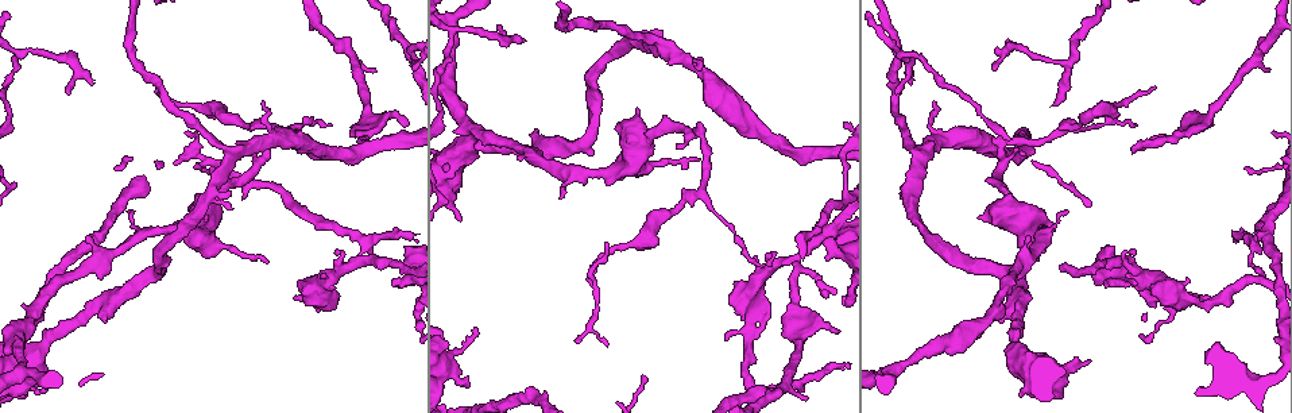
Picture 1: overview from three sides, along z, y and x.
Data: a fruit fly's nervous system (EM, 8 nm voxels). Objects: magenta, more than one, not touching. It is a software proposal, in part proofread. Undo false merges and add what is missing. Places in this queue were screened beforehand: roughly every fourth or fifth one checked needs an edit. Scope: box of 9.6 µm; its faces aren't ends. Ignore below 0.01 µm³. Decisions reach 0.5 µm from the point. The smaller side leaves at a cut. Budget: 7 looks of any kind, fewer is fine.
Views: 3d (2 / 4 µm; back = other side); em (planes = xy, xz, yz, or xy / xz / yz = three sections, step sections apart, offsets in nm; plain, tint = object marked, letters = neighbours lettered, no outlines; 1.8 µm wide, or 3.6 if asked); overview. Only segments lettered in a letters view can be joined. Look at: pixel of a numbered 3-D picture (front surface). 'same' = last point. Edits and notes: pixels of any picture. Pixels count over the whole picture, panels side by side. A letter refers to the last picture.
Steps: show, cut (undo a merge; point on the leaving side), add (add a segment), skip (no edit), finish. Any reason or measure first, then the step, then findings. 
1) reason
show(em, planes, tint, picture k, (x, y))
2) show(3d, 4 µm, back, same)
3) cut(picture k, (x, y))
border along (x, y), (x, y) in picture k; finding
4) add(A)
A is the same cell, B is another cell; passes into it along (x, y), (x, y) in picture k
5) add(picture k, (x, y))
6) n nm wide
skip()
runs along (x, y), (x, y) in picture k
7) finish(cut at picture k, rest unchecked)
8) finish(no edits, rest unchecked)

branch stops here
show(3d, 4 µm, picture 1, (408, 125))

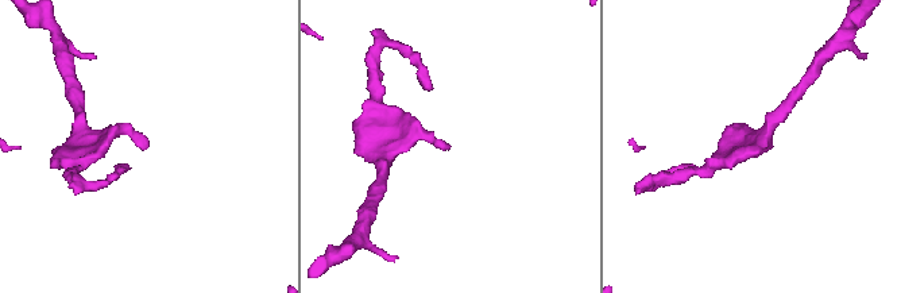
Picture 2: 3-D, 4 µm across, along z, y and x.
now the EM
show(em, yz, step 4, letters, picture 2, (450, 146))

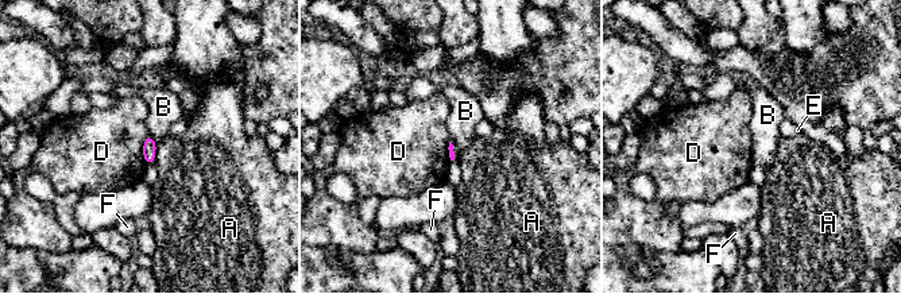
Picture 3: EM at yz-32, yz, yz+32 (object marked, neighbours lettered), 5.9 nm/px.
D touches over 190 nm
skip()
A, B, D, E and F are other cells; border along (147, 132), (143, 140), (144, 163) in picture 3; no lettered segment goes on from it

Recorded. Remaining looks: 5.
show(3d, 4 µm, picture 1, (700, 196))

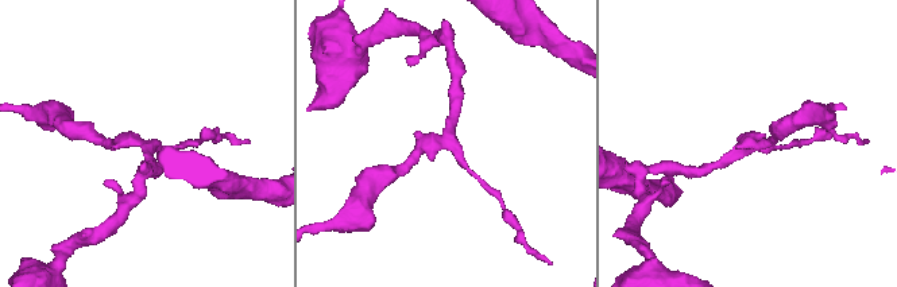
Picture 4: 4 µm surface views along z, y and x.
3 arms
show(em, planes, tint, picture 4, (744, 143))

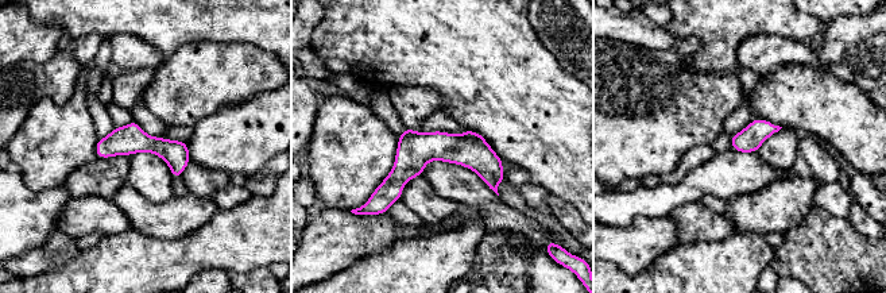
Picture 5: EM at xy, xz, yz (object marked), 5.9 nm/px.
show(em, planes, letters, same)

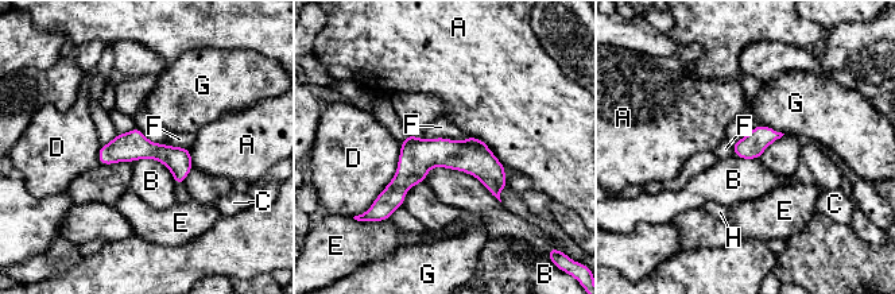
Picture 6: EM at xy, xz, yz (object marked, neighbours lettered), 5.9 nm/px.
150 nm wide
skip()
A, B, C, D, E, F, G and H are other cells; continuous, no second neuron

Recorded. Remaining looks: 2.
thick turns thin
show(em, xy, step 16, letters, picture 1, (194, 106))

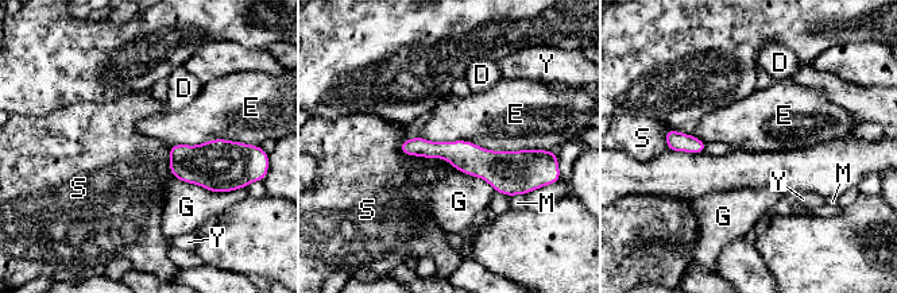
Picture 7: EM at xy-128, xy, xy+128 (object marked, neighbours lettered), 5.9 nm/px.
skip()
D, E, G, M, S and Y are other cells; all the same neuron

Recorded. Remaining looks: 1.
finish(no edits, rest unchecked)

